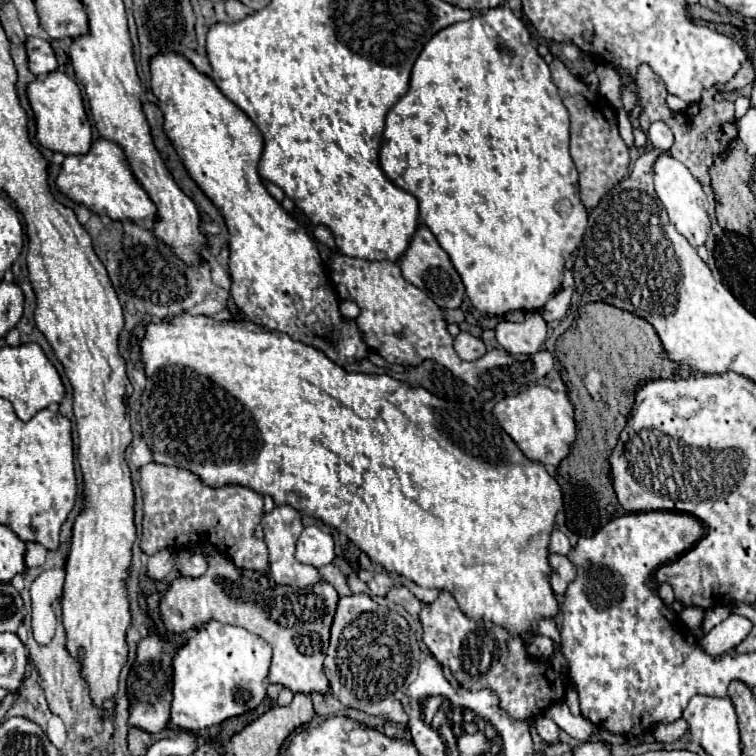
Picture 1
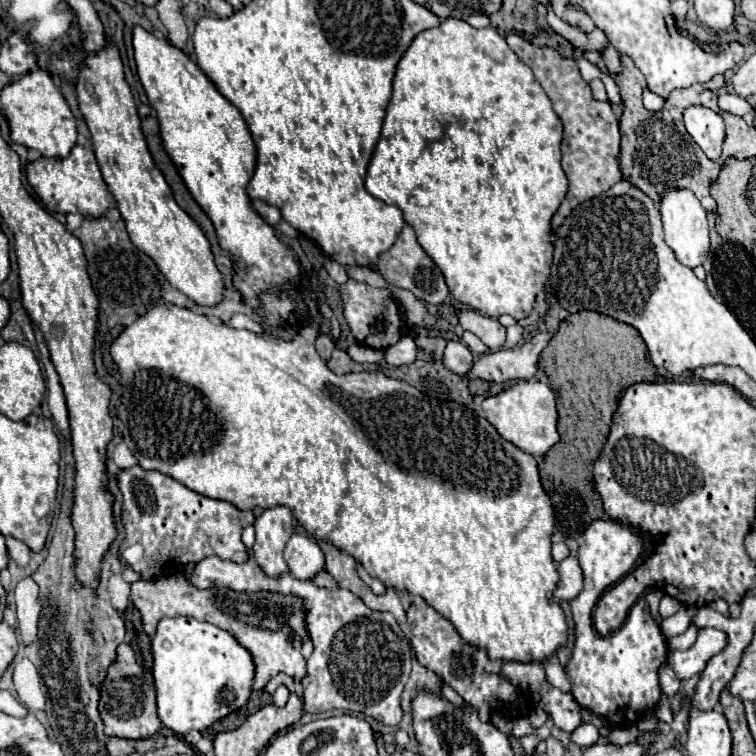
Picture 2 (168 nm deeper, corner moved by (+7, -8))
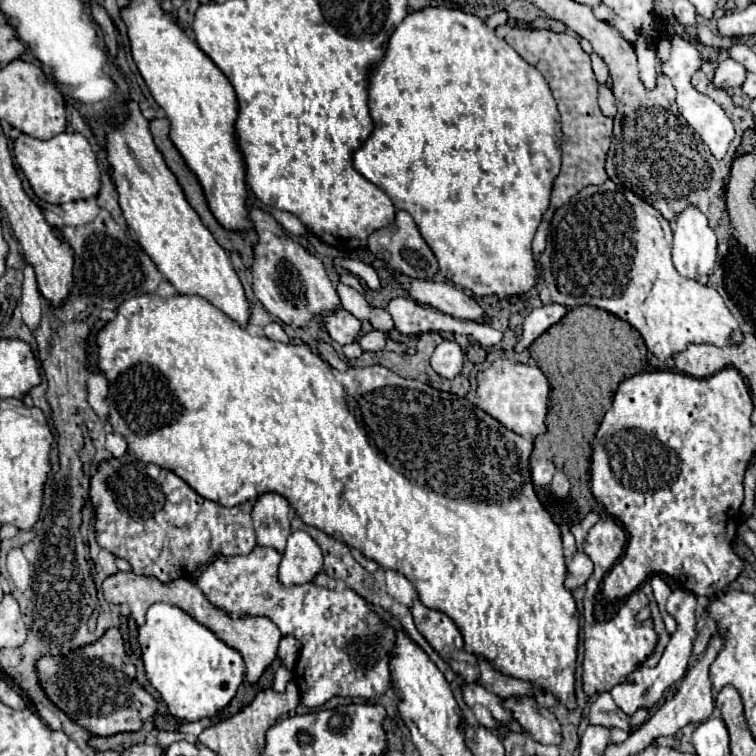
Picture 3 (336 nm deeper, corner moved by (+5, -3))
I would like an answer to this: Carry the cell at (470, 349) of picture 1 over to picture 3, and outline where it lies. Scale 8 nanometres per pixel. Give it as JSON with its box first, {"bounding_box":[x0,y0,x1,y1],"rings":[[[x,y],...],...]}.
{"bounding_box":[431,341,463,379],"rings":[[[443,341],[431,355],[431,367],[445,379],[453,379],[463,367],[463,349],[455,341]]]}

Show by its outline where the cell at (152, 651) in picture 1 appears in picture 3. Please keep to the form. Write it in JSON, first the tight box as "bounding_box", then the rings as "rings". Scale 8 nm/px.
{"bounding_box":[35,629,157,737],"rings":[[[119,629],[103,633],[99,643],[79,647],[67,655],[43,655],[35,663],[39,685],[47,699],[71,721],[87,727],[93,735],[107,737],[123,731],[139,731],[145,719],[157,713],[157,701],[135,681],[135,667],[123,663],[125,647]]]}

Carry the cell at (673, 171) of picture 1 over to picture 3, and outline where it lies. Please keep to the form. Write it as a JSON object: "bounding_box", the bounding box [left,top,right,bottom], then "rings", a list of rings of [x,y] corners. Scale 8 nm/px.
{"bounding_box":[673,205,717,279],"rings":[[[687,205],[677,217],[673,233],[673,263],[679,275],[685,279],[713,275],[717,263],[717,237],[707,225],[705,215],[697,207]]]}

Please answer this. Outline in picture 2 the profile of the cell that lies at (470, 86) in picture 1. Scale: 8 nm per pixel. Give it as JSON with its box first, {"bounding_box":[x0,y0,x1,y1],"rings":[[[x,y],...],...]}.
{"bounding_box":[365,18,567,320],"rings":[[[449,18],[441,26],[417,34],[409,50],[397,64],[397,72],[393,78],[393,98],[387,106],[381,138],[375,146],[373,158],[367,168],[365,188],[369,194],[383,200],[385,204],[401,208],[405,222],[417,232],[421,248],[425,248],[425,252],[429,252],[433,262],[441,268],[451,296],[457,302],[481,312],[483,316],[497,318],[501,314],[511,314],[513,318],[523,320],[533,310],[535,298],[549,280],[553,264],[553,240],[557,240],[557,232],[551,226],[551,218],[561,206],[567,192],[567,176],[561,168],[561,136],[563,126],[559,116],[553,112],[551,100],[535,80],[531,68],[523,60],[519,60],[517,54],[509,48],[505,34],[501,34],[495,26],[477,30],[469,26],[465,20]]]}

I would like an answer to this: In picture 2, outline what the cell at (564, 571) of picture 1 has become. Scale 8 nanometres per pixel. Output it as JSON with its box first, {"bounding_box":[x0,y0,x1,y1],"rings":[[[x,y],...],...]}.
{"bounding_box":[553,556,583,600],"rings":[[[569,556],[563,562],[559,562],[557,572],[559,572],[559,584],[553,592],[553,596],[557,600],[573,600],[583,588],[583,572],[579,568],[577,558]]]}

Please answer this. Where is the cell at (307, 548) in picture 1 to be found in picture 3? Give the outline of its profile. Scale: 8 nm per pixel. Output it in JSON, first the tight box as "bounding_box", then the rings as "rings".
{"bounding_box":[277,531,323,587],"rings":[[[293,531],[287,539],[287,547],[283,551],[277,579],[283,587],[303,585],[315,579],[315,575],[323,567],[323,555],[319,545],[305,533]]]}

